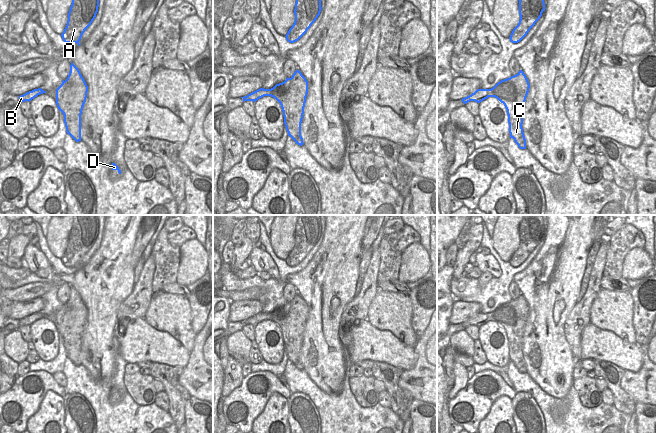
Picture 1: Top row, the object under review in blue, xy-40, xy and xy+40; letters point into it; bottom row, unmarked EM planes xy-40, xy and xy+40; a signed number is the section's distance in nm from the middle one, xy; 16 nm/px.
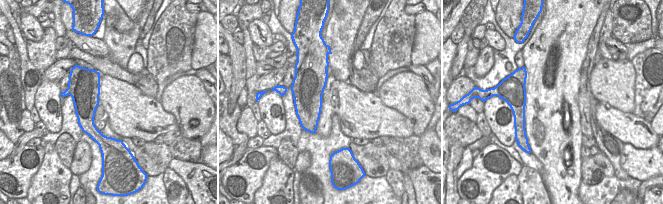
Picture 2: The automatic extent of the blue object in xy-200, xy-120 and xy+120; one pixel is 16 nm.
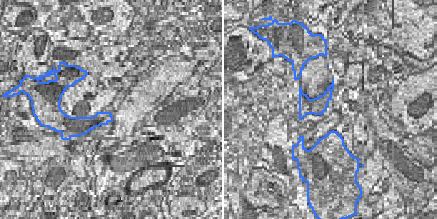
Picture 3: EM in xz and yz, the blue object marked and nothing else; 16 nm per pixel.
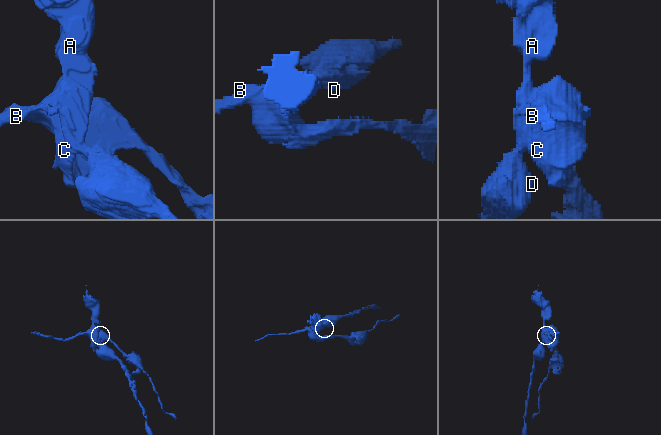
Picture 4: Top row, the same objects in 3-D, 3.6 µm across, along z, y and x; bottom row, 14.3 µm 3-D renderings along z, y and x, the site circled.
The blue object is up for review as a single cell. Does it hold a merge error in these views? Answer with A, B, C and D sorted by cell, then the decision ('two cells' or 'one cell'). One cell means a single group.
A D / B C | two cells

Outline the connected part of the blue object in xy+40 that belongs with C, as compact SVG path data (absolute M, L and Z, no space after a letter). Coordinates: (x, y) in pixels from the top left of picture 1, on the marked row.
M520 72L510 78L501 80L491 89L477 89L471 95L461 99L464 104L475 101L482 102L488 97L495 97L504 104L509 123L510 138L513 138L520 149L526 149L526 139L523 133L523 109L525 97L518 92L517 79Z

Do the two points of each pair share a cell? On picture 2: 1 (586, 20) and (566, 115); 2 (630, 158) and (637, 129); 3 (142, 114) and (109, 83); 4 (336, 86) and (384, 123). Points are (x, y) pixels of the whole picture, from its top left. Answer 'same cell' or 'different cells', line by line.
1: same cell
2: different cells
3: same cell
4: same cell

